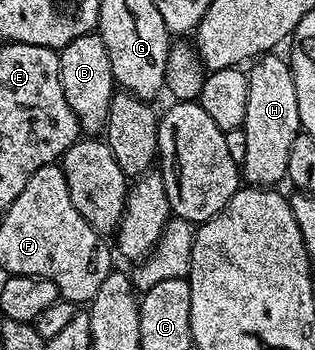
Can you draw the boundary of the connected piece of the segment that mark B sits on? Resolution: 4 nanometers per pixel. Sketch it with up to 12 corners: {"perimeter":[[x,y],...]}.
{"perimeter":[[98,33],[59,48],[62,93],[96,137],[114,94]]}

